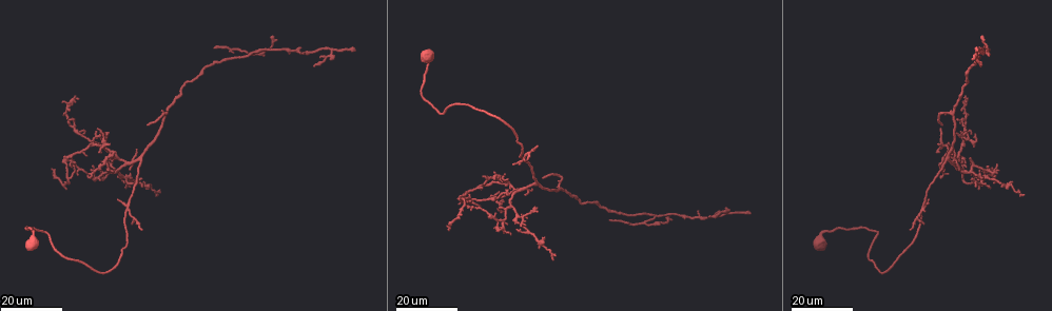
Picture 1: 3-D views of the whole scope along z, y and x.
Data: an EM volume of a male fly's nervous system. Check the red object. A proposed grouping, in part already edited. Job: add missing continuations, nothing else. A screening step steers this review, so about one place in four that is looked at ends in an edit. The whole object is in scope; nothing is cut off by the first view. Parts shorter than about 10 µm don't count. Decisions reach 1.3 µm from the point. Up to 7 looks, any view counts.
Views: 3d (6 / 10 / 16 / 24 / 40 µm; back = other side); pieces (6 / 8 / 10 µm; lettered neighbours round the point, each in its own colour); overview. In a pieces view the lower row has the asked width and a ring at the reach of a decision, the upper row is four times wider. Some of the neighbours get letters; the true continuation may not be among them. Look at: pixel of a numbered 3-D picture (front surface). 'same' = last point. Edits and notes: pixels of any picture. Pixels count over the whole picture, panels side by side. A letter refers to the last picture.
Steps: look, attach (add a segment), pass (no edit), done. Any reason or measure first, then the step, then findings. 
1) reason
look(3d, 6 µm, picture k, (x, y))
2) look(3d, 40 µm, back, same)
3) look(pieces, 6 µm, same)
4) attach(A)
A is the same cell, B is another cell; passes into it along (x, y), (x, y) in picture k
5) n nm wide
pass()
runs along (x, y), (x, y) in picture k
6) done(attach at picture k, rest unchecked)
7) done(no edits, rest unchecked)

an open end
look(3d, 16 µm, picture 1, (354, 49))

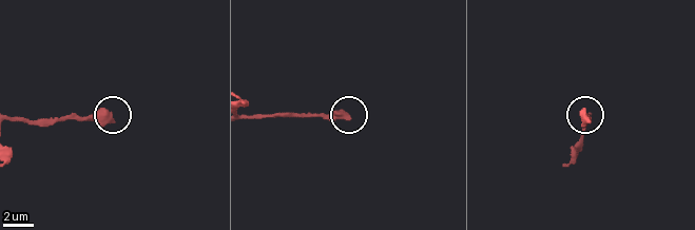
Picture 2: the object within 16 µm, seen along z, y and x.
zoom in
look(3d, 10 µm, picture 2, (347, 117))

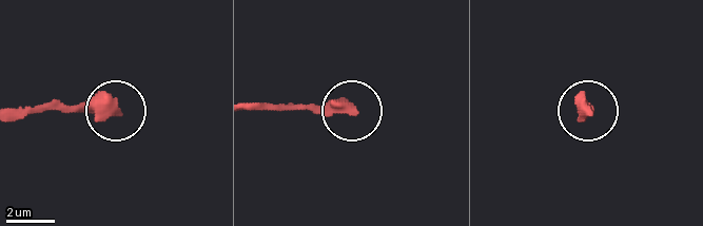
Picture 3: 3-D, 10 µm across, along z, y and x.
see the neighbours
look(pieces, 10 µm, picture 3, (355, 108))

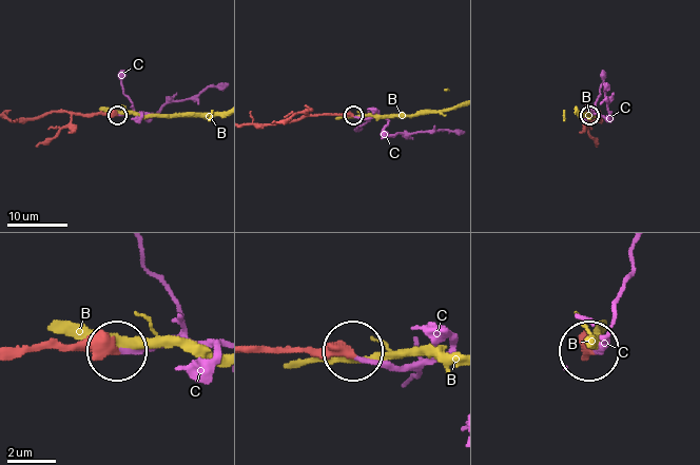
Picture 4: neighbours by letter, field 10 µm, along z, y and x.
attach(C)
C is the same cell, B is another cell; passes into it along (336, 115), (384, 117), (385, 131), (390, 135), (427, 132) in picture 4; the neuron continues

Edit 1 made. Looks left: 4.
see it whole again
look(overview)

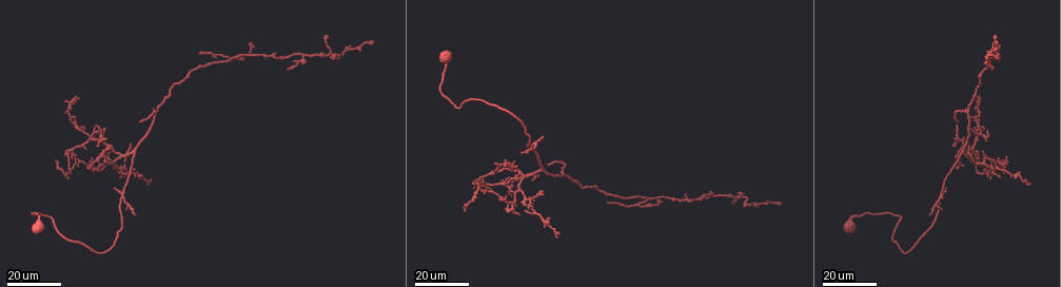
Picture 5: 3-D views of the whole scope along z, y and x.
look(3d, 24 µm, picture 5, (607, 200))

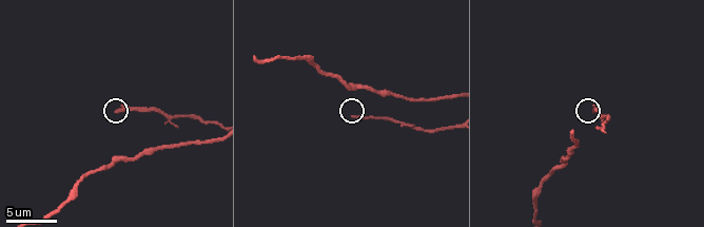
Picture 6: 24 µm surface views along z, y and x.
zoom in
look(3d, 6 µm, picture 6, (354, 116))

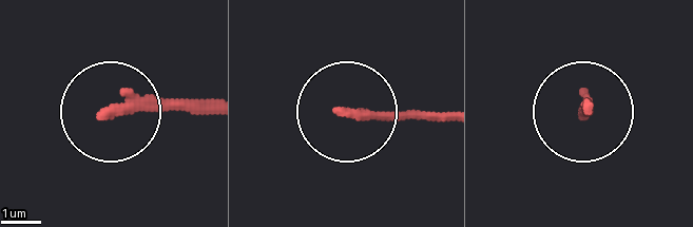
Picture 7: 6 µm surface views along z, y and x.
look(pieces, 8 µm, picture 7, (342, 109))

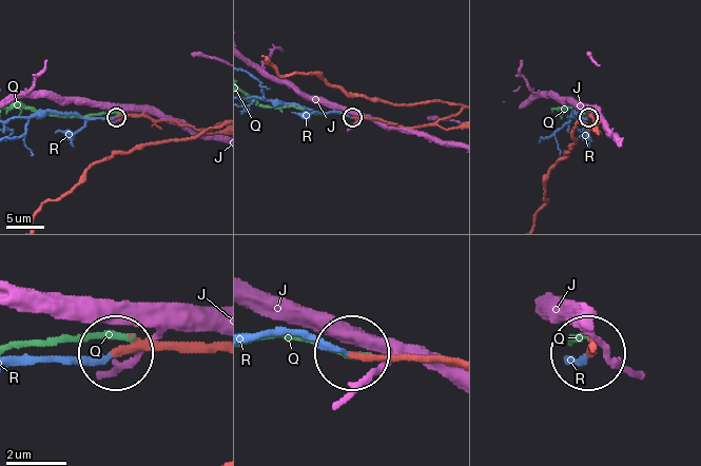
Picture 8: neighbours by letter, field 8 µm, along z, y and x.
attach(R)
R is the same cell, J and Q are other cells; passes into it along (134, 115), (84, 119), (71, 113), (40, 112), (16, 117) in picture 8; the neuron continues

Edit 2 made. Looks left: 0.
done(attach at picture 4, attach at picture 8, rest unchecked)

